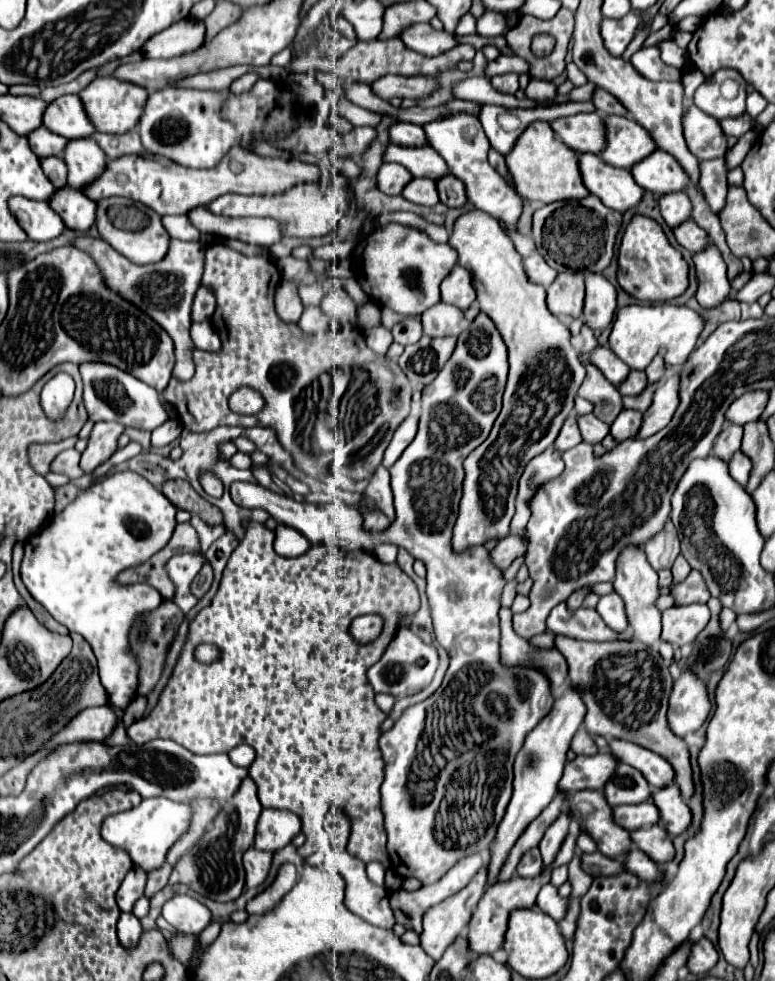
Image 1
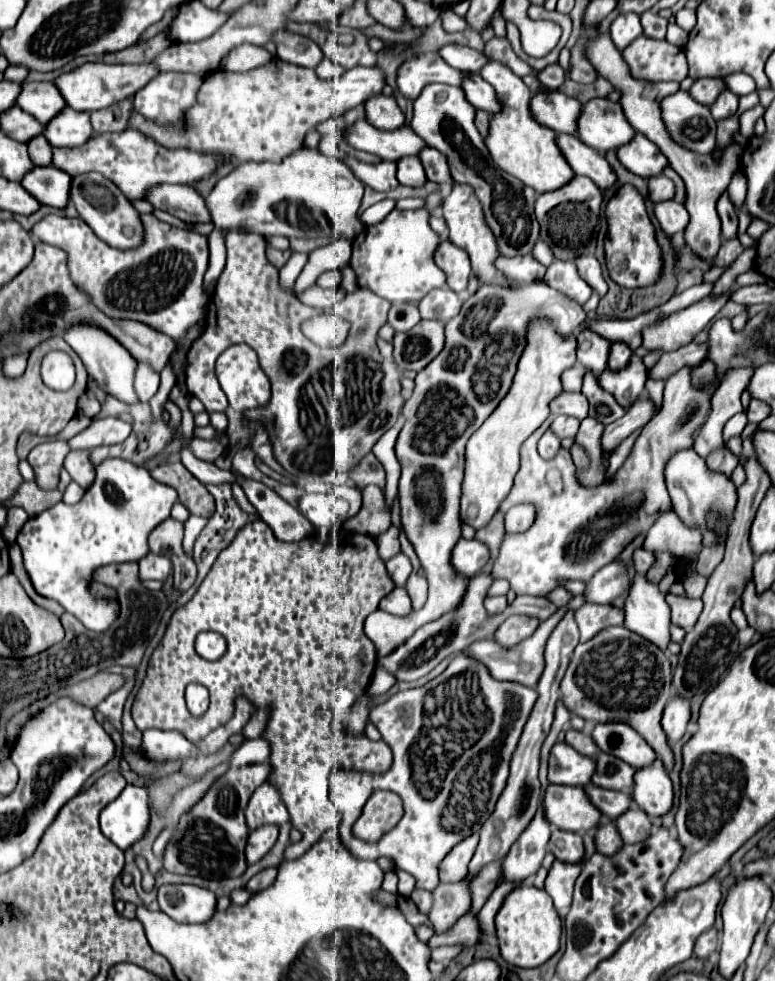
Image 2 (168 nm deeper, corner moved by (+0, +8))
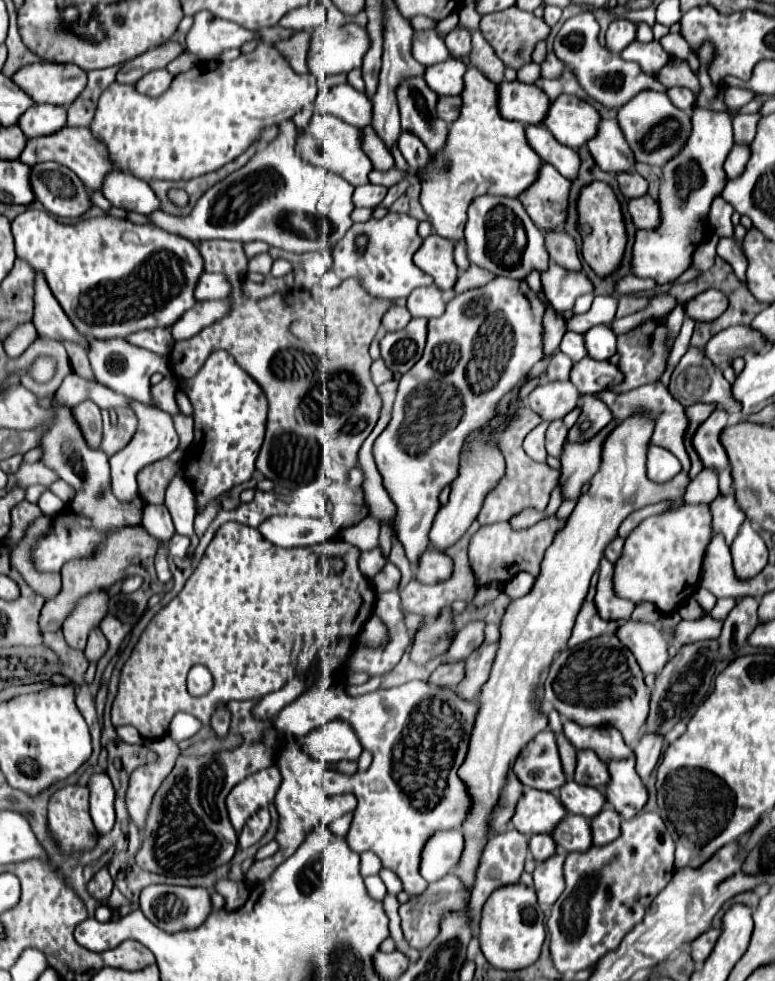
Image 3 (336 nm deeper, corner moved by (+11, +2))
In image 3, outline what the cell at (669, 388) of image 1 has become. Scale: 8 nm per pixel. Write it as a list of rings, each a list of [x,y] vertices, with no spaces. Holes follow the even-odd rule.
[[[614,419],[608,423],[602,431],[598,431],[592,439],[584,443],[568,443],[560,461],[560,485],[564,489],[564,499],[576,499],[580,495],[580,487],[594,477],[594,473],[600,469],[602,461],[602,447],[606,437],[614,431],[618,421]]]

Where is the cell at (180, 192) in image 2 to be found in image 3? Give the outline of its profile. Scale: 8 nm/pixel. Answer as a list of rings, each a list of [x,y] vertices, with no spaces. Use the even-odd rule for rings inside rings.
[[[116,171],[116,175],[108,175],[102,195],[114,207],[122,207],[126,211],[136,211],[142,215],[162,211],[162,203],[150,185],[130,173]]]

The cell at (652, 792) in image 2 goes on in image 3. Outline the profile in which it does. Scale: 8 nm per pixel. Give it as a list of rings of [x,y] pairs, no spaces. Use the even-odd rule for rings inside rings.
[[[624,759],[610,763],[610,783],[606,787],[608,803],[620,813],[622,819],[632,819],[636,811],[644,809],[648,801],[648,789],[636,771],[636,759]]]

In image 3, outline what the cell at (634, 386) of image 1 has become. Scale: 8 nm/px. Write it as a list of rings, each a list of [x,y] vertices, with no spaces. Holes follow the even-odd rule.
[[[596,325],[586,335],[588,357],[596,361],[608,361],[616,353],[616,335],[610,331],[608,325]]]

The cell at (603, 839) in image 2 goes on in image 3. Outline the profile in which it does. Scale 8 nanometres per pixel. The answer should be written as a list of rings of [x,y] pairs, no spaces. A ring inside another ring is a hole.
[[[572,813],[566,815],[564,823],[560,823],[560,827],[554,831],[554,839],[568,853],[588,851],[592,847],[592,831],[588,819]]]

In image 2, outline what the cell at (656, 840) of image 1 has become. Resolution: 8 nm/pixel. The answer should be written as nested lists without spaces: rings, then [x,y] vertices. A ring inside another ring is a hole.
[[[631,807],[623,817],[617,817],[617,829],[619,835],[623,837],[623,843],[639,843],[649,837],[651,833],[651,819],[643,809]]]

